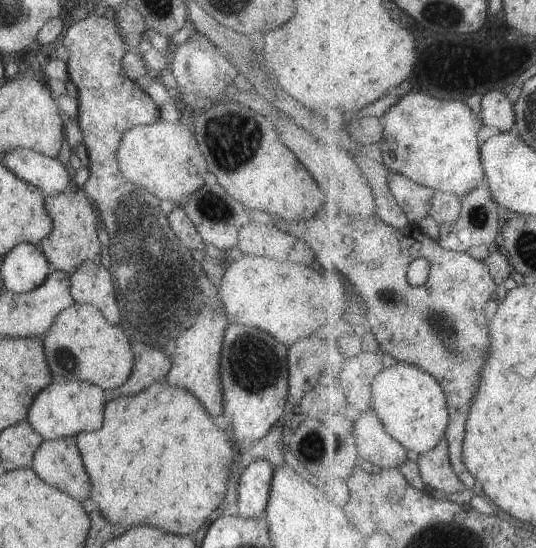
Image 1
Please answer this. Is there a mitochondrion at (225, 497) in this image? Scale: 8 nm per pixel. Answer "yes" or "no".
no

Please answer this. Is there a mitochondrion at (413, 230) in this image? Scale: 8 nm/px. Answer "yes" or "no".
no

